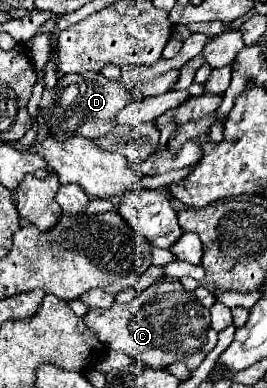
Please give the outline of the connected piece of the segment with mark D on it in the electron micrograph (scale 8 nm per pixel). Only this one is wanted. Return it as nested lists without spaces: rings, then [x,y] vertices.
[[[71,73],[61,75],[57,85],[43,91],[39,101],[39,111],[43,113],[45,125],[55,139],[65,141],[71,135],[81,135],[87,139],[103,137],[115,129],[115,115],[119,109],[129,105],[131,93],[123,89],[117,81],[103,79],[101,73]]]

